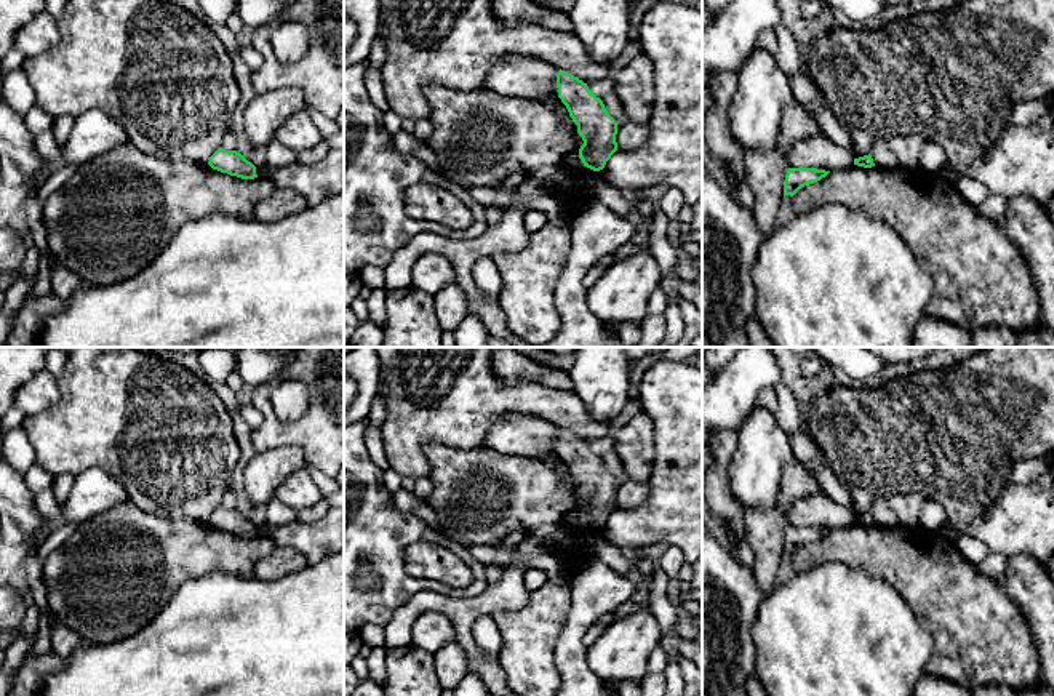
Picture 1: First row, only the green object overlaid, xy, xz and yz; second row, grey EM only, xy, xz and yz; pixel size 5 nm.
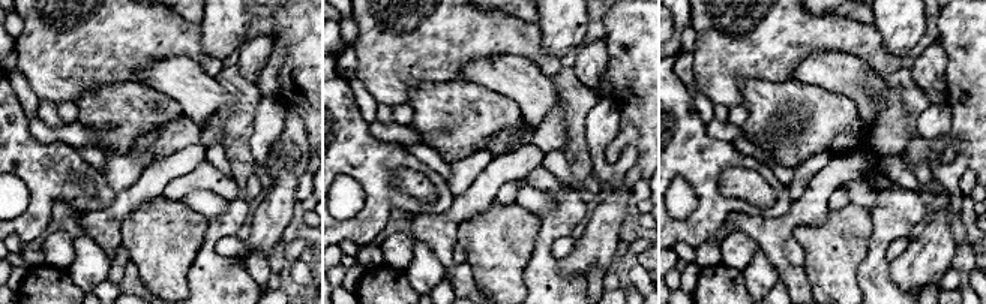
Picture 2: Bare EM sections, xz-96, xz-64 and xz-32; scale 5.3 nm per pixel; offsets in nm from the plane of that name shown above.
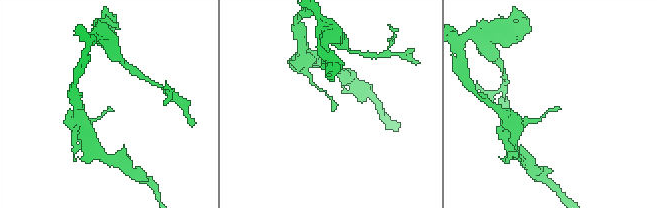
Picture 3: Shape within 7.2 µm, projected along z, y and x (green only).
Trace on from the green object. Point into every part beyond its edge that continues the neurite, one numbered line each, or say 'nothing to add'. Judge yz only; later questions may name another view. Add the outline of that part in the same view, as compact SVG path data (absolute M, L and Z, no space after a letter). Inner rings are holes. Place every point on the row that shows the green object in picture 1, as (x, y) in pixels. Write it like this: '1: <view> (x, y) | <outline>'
nothing to add

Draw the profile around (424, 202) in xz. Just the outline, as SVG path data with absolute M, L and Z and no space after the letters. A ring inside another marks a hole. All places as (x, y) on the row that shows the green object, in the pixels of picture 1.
M413 186L405 192L403 205L408 216L433 221L454 230L465 230L472 224L472 210L441 187Z

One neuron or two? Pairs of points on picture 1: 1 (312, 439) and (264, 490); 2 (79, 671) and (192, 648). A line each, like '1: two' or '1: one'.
1: two
2: one

